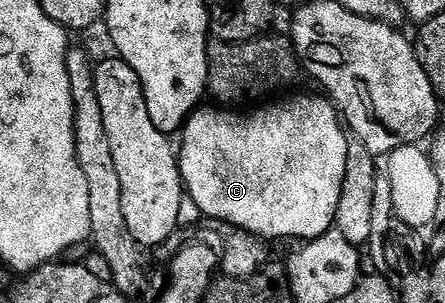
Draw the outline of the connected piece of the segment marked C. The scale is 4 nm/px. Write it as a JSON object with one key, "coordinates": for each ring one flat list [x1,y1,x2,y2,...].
{"coordinates":[[327,97,324,98,288,98,276,100,273,106,265,110,256,110,253,114,248,112,233,112,228,108,217,108,215,105,205,105,192,111,187,122,182,127,184,143,178,146,178,161,180,163,180,179,184,182,187,197,198,204,201,215,217,218,220,222,229,222,229,227,237,230,248,230,259,238,273,240,272,238,300,238,299,240,311,240,320,238,333,229,336,213,338,212,338,200,342,196,342,180,346,176,346,152,348,151,349,135,342,125,342,119,333,103]]}

